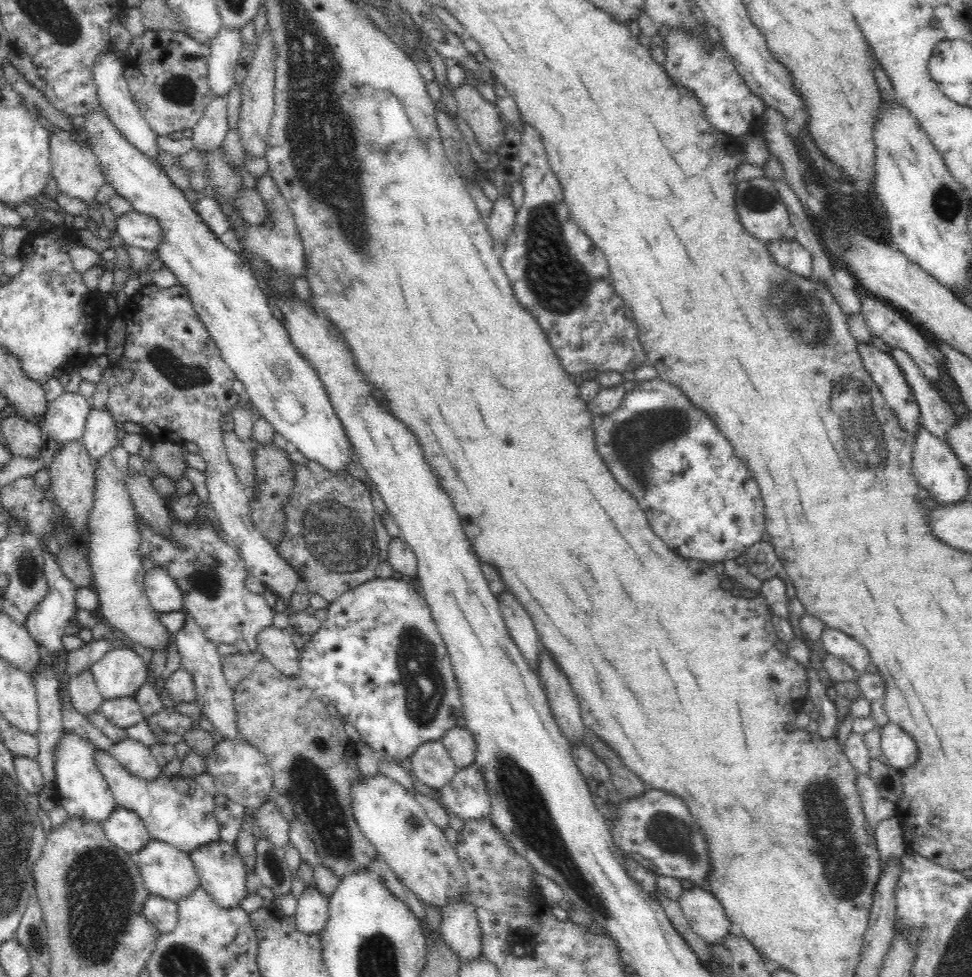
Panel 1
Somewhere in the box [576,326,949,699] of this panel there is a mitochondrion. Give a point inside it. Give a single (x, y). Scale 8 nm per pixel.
(632, 442)

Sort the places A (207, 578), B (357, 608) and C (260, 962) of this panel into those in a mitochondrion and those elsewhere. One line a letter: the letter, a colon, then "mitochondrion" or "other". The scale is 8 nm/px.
A: mitochondrion
B: other
C: other

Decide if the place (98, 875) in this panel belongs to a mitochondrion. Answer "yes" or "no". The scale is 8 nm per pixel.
yes

